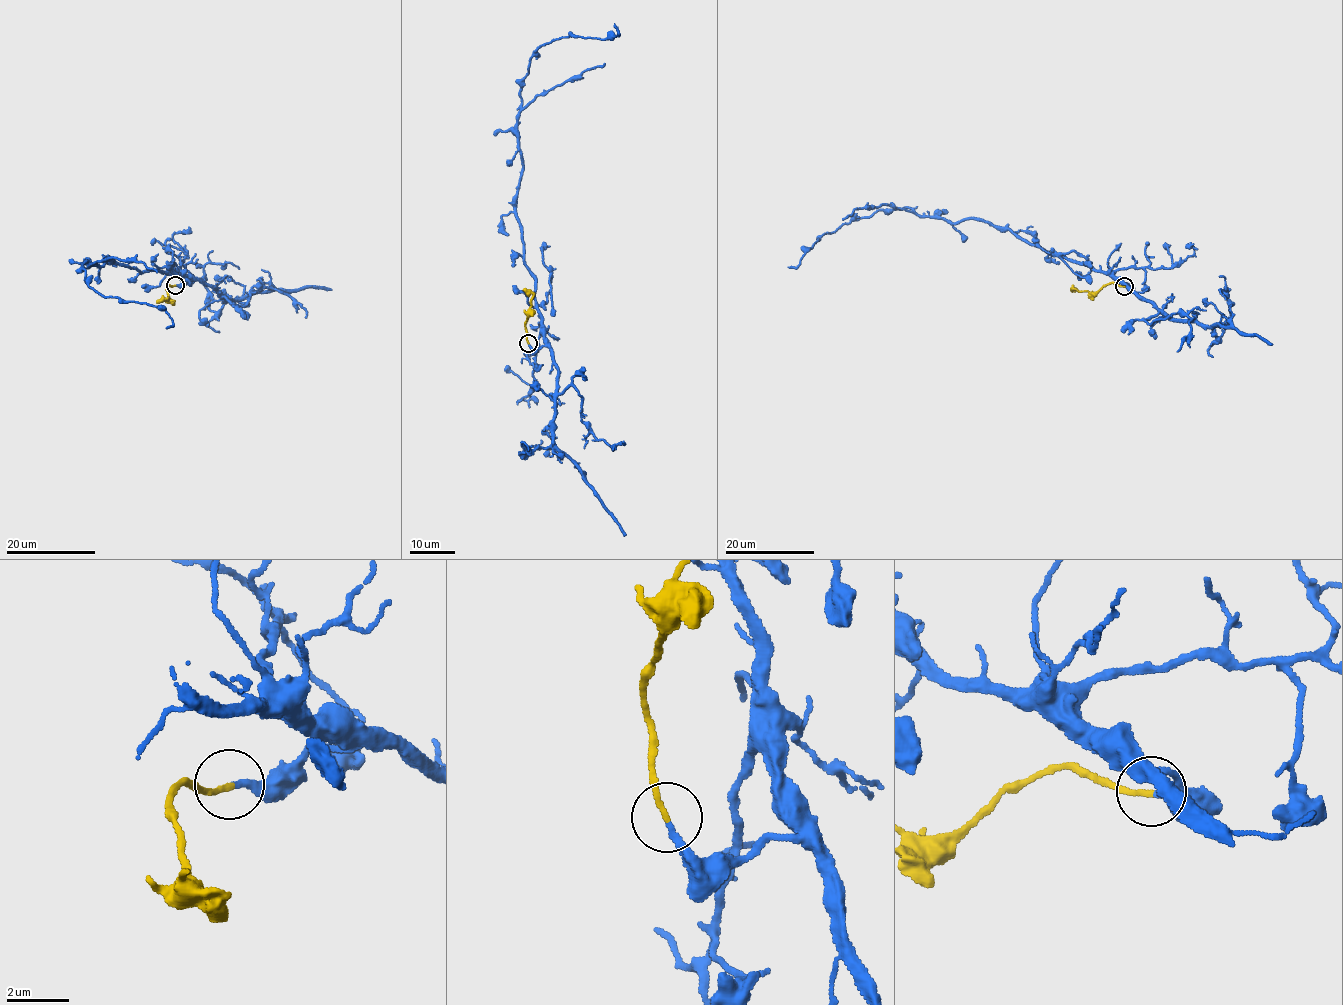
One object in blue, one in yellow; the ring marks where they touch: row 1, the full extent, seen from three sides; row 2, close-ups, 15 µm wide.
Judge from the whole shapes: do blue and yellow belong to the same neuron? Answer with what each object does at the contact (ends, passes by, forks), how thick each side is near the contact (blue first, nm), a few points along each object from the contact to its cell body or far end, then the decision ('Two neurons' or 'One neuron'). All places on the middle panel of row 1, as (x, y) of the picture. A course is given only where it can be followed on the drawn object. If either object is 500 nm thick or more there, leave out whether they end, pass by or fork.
At the ring blue ends. At the ring yellow ends. Thickness 220 nm (blue) against 170 nm. Course of blue: (528, 344), (546, 341), (515, 211), (522, 79), (542, 45), (611, 39), (614, 23). Course of yellow: (528, 342), (525, 325), (533, 295), (523, 289). One neuron

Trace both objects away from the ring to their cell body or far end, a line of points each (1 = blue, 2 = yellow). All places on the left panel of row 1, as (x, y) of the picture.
1: (174, 285), (191, 279), (107, 256), (81, 268), (102, 295), (164, 308), (173, 323), (166, 328)
2: (174, 285), (166, 286), (168, 299), (157, 303)

